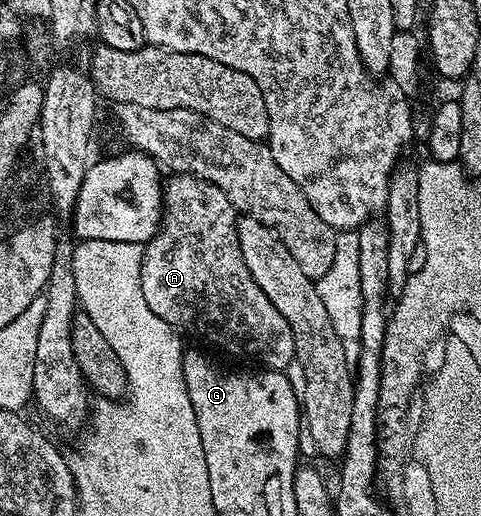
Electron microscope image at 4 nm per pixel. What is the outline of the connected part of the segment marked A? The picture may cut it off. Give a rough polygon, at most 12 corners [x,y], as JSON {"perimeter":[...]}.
{"perimeter":[[175,173],[141,291],[180,333],[286,372],[293,329],[261,293],[240,216]]}

